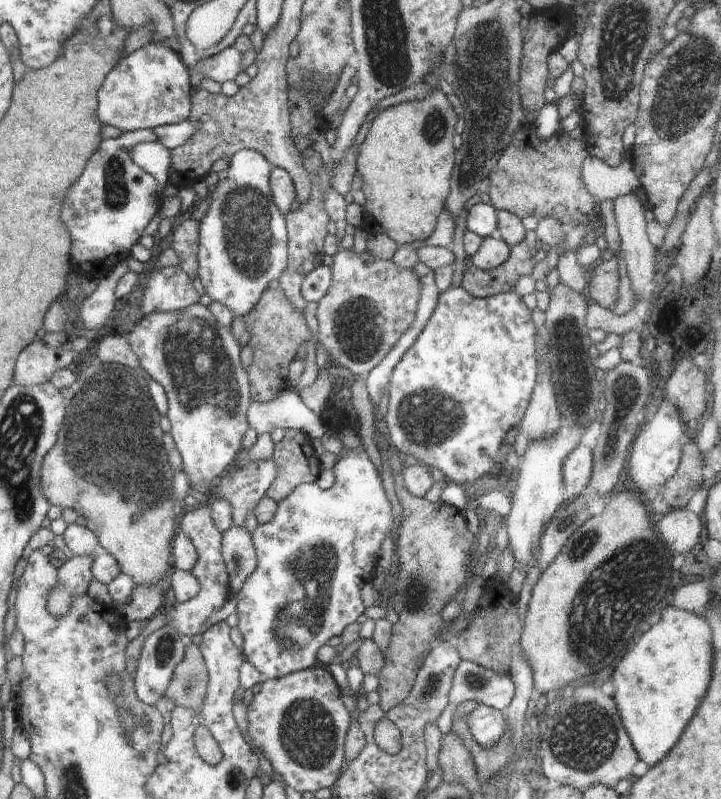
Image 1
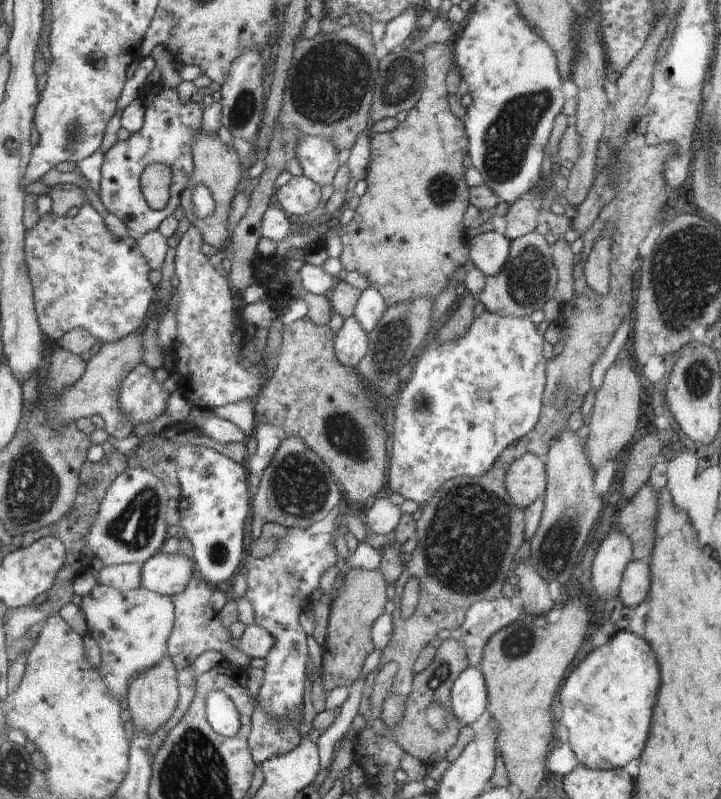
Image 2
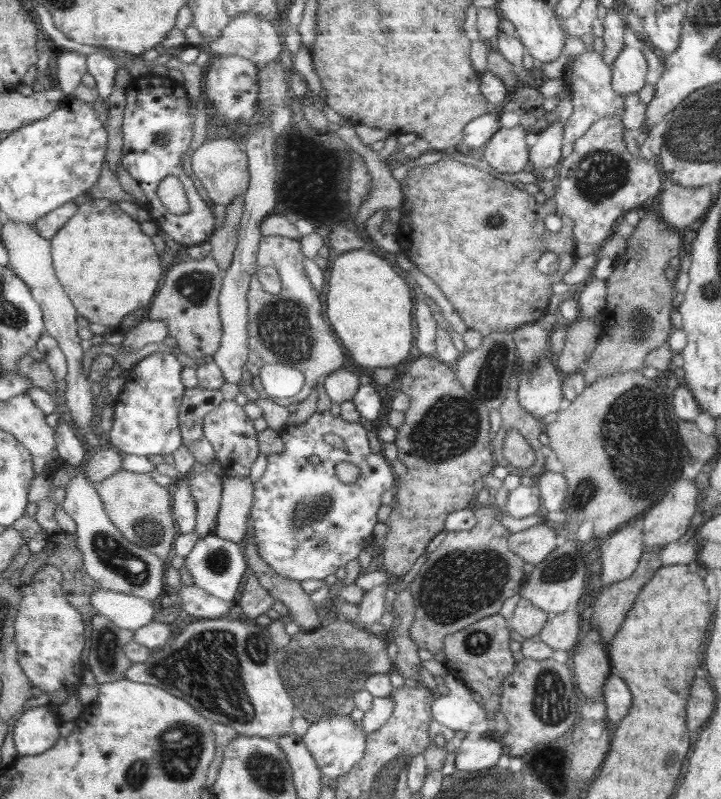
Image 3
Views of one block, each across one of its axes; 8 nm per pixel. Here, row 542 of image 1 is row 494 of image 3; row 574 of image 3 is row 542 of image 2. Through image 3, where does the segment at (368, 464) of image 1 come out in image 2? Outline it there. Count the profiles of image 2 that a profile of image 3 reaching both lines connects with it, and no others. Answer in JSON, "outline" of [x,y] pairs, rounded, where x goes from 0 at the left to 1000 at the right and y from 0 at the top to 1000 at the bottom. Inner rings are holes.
{"outline":[[[413,661],[398,663],[398,670],[390,675],[380,693],[368,700],[354,700],[344,692],[344,698],[336,710],[344,713],[341,748],[350,753],[354,768],[354,780],[374,792],[379,798],[379,810],[368,821],[369,835],[365,837],[365,857],[361,860],[356,879],[372,895],[383,896],[384,902],[397,905],[405,902],[402,896],[411,896],[420,886],[422,856],[424,856],[424,826],[429,816],[424,806],[424,793],[413,773],[424,760],[430,760],[431,743],[444,737],[442,728],[447,717],[460,707],[466,707],[467,690],[463,685],[463,671],[458,667],[430,668],[426,662]]]}

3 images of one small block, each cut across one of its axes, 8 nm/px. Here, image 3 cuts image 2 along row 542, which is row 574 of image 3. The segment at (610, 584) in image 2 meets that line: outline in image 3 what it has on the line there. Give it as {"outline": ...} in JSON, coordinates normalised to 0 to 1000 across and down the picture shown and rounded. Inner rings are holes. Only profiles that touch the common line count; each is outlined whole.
{"outline":[[[879,652],[864,657],[838,680],[835,696],[835,728],[840,735],[871,723],[885,708],[893,693],[892,666]]]}

